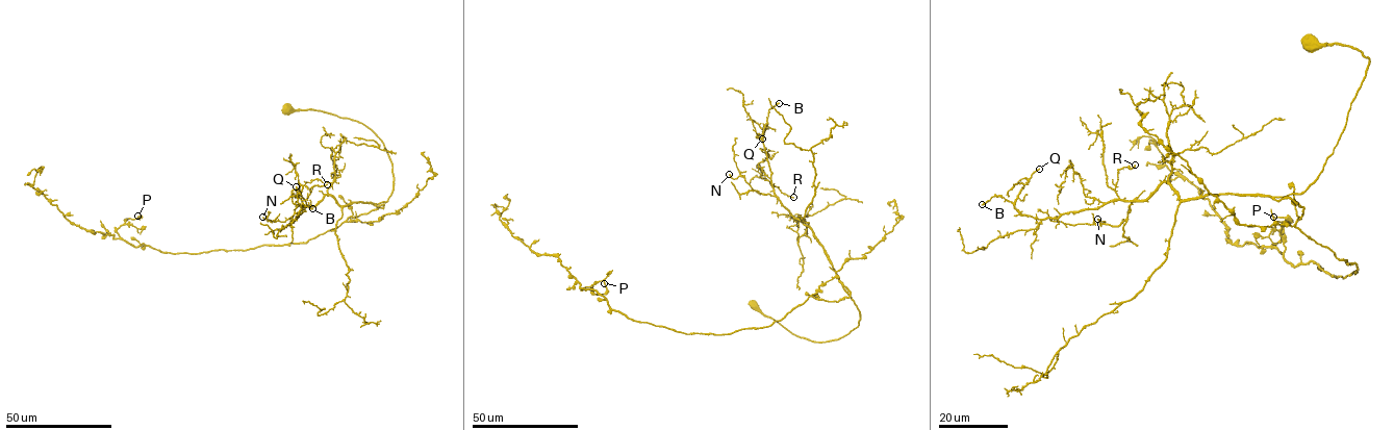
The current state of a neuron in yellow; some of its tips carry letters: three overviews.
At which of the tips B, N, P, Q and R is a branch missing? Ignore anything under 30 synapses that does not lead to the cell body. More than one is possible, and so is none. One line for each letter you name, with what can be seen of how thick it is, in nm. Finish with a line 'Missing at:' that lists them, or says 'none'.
Missing at: none

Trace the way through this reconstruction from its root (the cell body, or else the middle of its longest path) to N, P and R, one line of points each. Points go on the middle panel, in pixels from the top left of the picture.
N: (755, 305), (793, 334), (818, 342), (844, 336), (860, 318), (813, 231), (776, 197), (729, 174)
P: (755, 305), (818, 342), (860, 318), (842, 283), (768, 326), (686, 334), (583, 288), (604, 283)
R: (755, 305), (793, 334), (815, 342), (838, 339), (858, 325), (860, 311), (822, 246), (771, 185), (793, 197)

